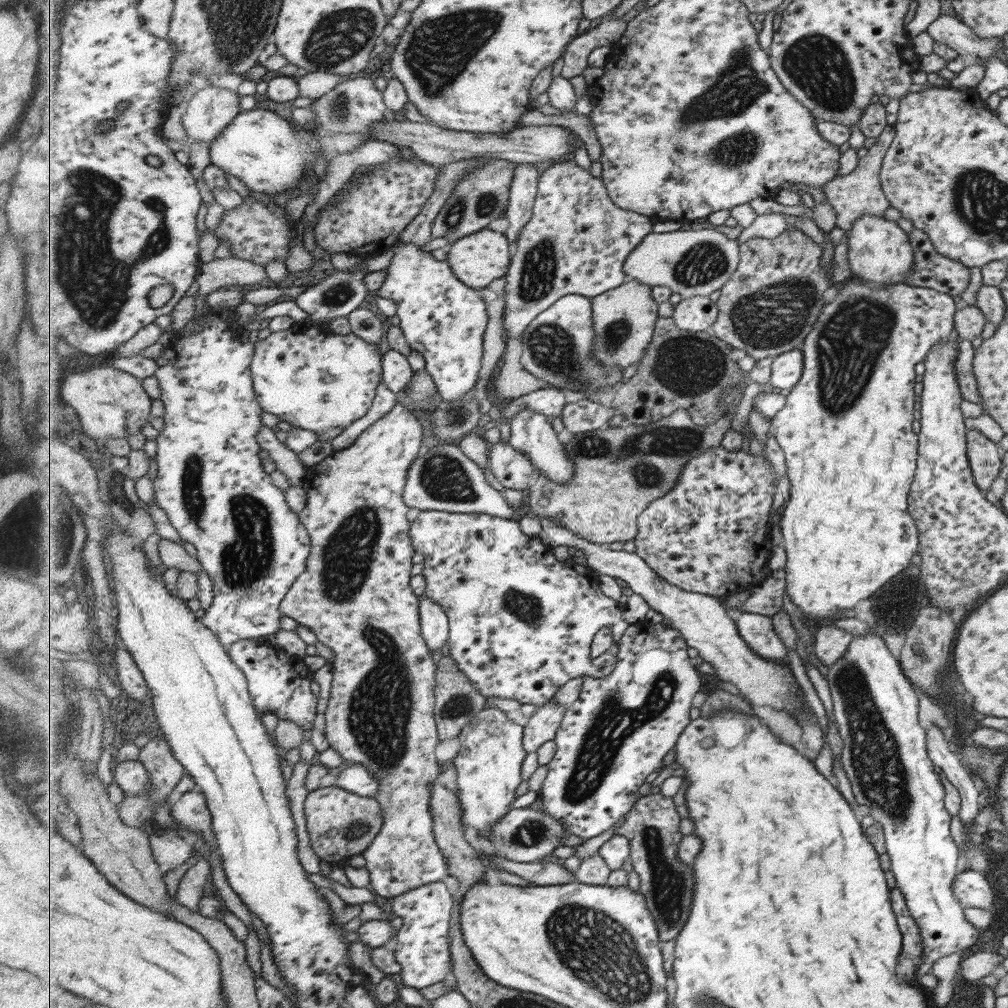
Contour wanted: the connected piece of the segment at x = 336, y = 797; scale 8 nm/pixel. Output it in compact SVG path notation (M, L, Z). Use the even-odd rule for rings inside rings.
M336 785L309 793L305 803L311 847L321 861L331 866L346 864L352 856L365 853L382 832L382 805L376 797L364 797Z

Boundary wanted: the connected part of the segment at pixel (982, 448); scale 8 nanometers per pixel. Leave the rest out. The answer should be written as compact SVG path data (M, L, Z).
M965 430L966 457L975 486L984 492L997 478L1002 466L1000 449L979 432Z

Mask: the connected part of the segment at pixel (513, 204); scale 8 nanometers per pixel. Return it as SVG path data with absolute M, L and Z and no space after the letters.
M523 163L516 167L511 185L510 203L505 212L505 217L509 222L506 235L513 248L534 213L534 204L542 175L537 170L539 168L535 166L535 163Z

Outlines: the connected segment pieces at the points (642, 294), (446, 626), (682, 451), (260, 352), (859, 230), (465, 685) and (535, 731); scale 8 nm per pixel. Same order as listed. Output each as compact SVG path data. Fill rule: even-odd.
M627 279L613 291L607 291L593 299L596 344L591 357L599 360L599 364L603 364L607 372L611 372L615 366L624 371L645 357L645 350L655 336L655 324L661 320L657 314L659 303L654 299L653 292L648 284Z
M426 594L419 595L423 639L432 652L441 650L450 639L450 622L446 610Z
M681 409L657 424L636 426L625 423L617 428L606 427L578 433L566 443L566 449L576 466L574 478L570 482L562 482L559 485L558 482L548 478L542 470L535 469L533 484L530 487L531 501L528 501L527 505L535 514L555 520L555 523L561 527L592 543L634 541L640 531L638 520L647 507L677 487L679 479L682 478L683 467L690 464L696 456L714 446L722 446L726 438L725 433L729 429L731 424L723 424L721 419L707 427L700 426L692 420L689 411Z
M299 322L291 329L286 331L271 333L267 338L255 343L255 358L251 362L251 375L255 378L255 395L259 404L262 404L264 412L269 412L278 417L281 421L285 421L292 427L303 428L307 431L321 432L327 428L343 428L344 430L351 427L357 420L363 419L367 416L367 412L375 403L377 396L377 388L384 380L384 370L382 366L381 352L379 352L379 345L363 340L357 334L333 333L324 331L321 326L311 324L311 322Z
M873 215L858 216L846 234L847 262L851 276L877 286L892 285L893 283L904 283L902 278L908 275L913 264L913 251L905 234L895 221L889 221L885 217Z
M452 656L442 657L438 662L436 683L435 716L441 740L455 738L486 706L483 696L474 686L472 680L458 667Z
M554 700L540 705L539 710L525 726L523 742L528 753L537 752L539 746L543 746L549 740L555 740L566 712L566 706Z

